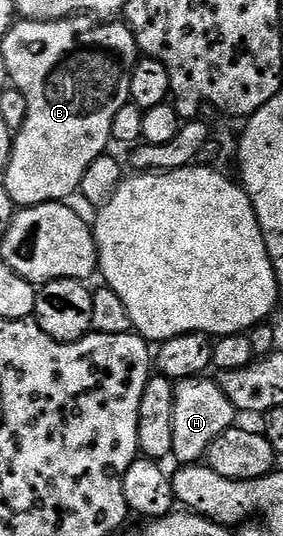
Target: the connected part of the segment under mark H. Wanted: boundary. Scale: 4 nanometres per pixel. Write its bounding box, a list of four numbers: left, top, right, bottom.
[171,378,236,465]

